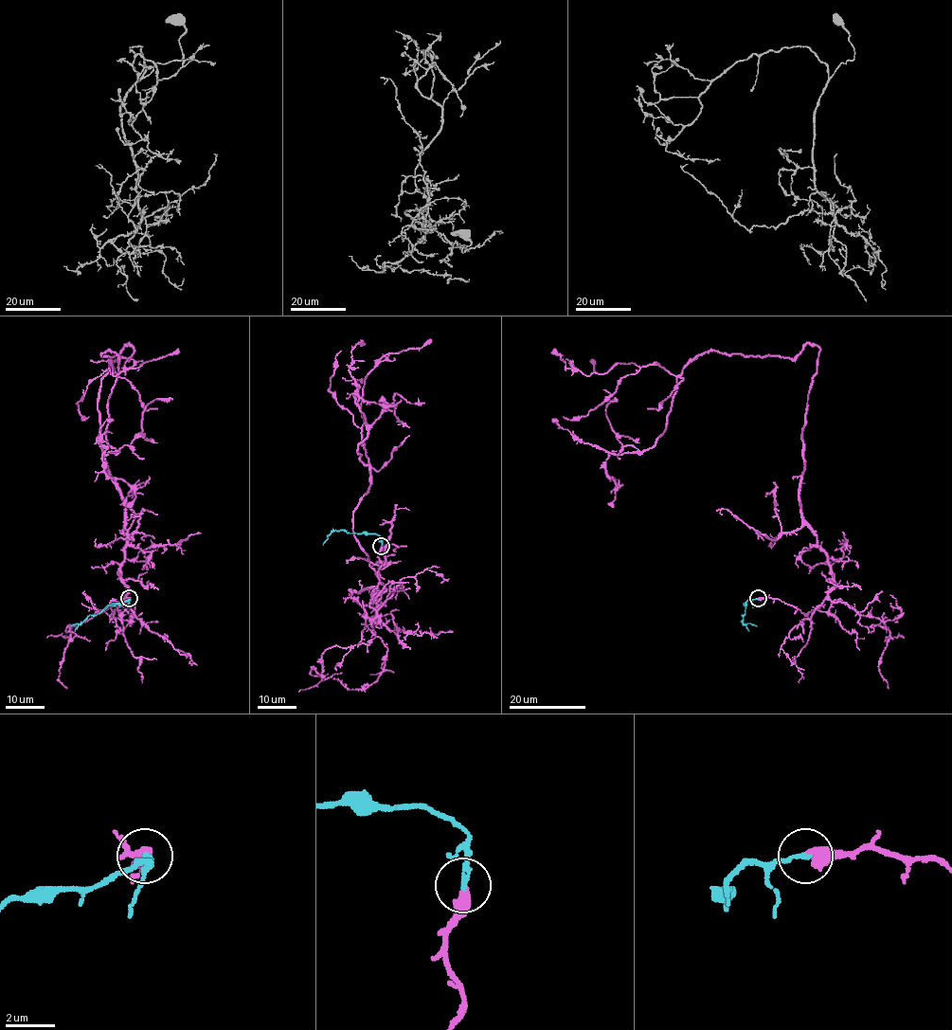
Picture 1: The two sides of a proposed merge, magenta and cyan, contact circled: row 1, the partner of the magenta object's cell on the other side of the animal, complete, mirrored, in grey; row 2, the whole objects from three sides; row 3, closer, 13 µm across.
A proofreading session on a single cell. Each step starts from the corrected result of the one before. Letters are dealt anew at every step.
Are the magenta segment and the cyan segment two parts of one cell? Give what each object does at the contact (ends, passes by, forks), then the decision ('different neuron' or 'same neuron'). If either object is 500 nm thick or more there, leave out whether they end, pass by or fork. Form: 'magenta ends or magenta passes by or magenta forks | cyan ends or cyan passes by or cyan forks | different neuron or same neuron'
magenta ends | cyan ends | same neuron

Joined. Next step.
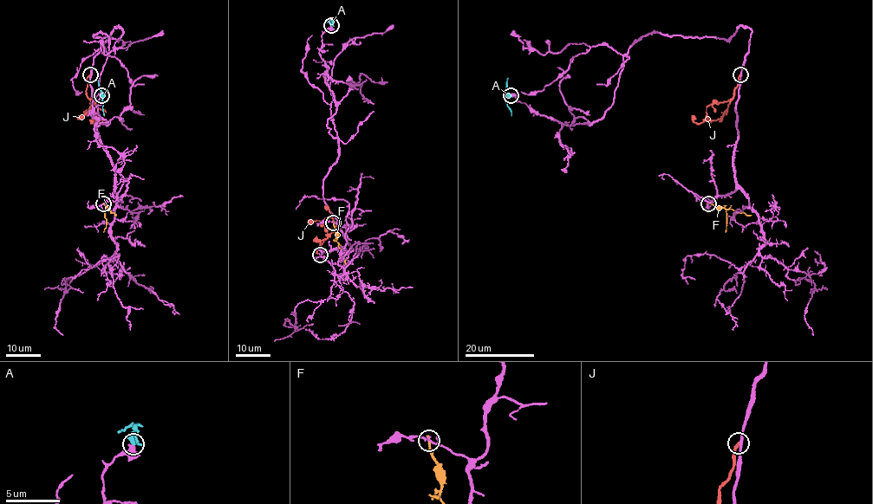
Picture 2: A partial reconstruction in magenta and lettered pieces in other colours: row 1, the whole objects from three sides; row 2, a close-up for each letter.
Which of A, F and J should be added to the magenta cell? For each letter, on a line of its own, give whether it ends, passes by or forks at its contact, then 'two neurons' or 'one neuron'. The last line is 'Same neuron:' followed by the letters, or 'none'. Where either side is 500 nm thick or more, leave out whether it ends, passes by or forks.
A: two neurons
F: it ends there; two neurons
J: it ends there; two neurons
Same neuron: none

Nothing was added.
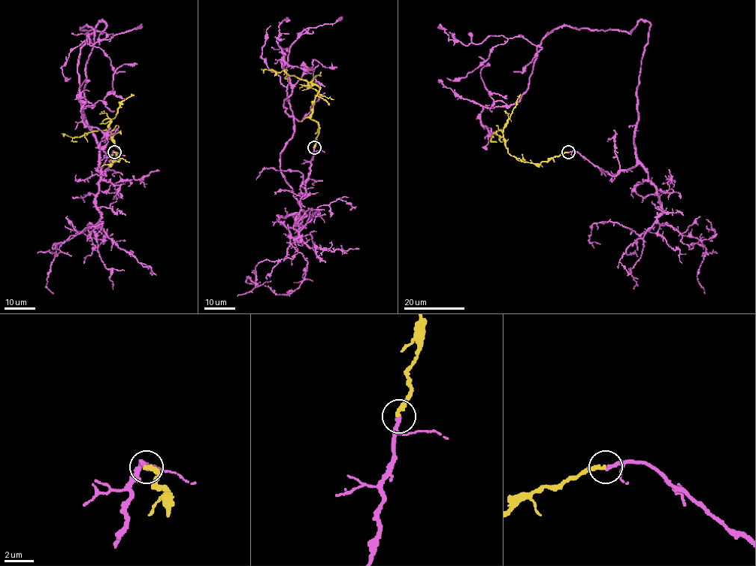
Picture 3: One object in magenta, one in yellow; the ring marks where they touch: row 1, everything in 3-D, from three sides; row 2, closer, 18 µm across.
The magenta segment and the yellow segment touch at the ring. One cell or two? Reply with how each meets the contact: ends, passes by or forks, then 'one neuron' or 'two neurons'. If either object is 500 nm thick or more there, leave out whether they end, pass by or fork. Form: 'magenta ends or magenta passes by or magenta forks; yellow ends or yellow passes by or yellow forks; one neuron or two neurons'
magenta ends; yellow ends; one neuron

